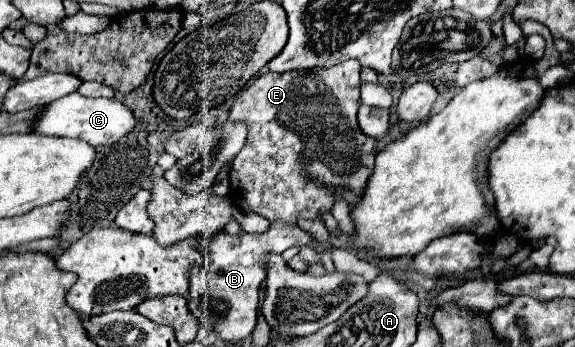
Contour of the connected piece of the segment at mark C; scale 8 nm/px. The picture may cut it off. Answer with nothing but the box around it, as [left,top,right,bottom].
[33,91,135,145]

